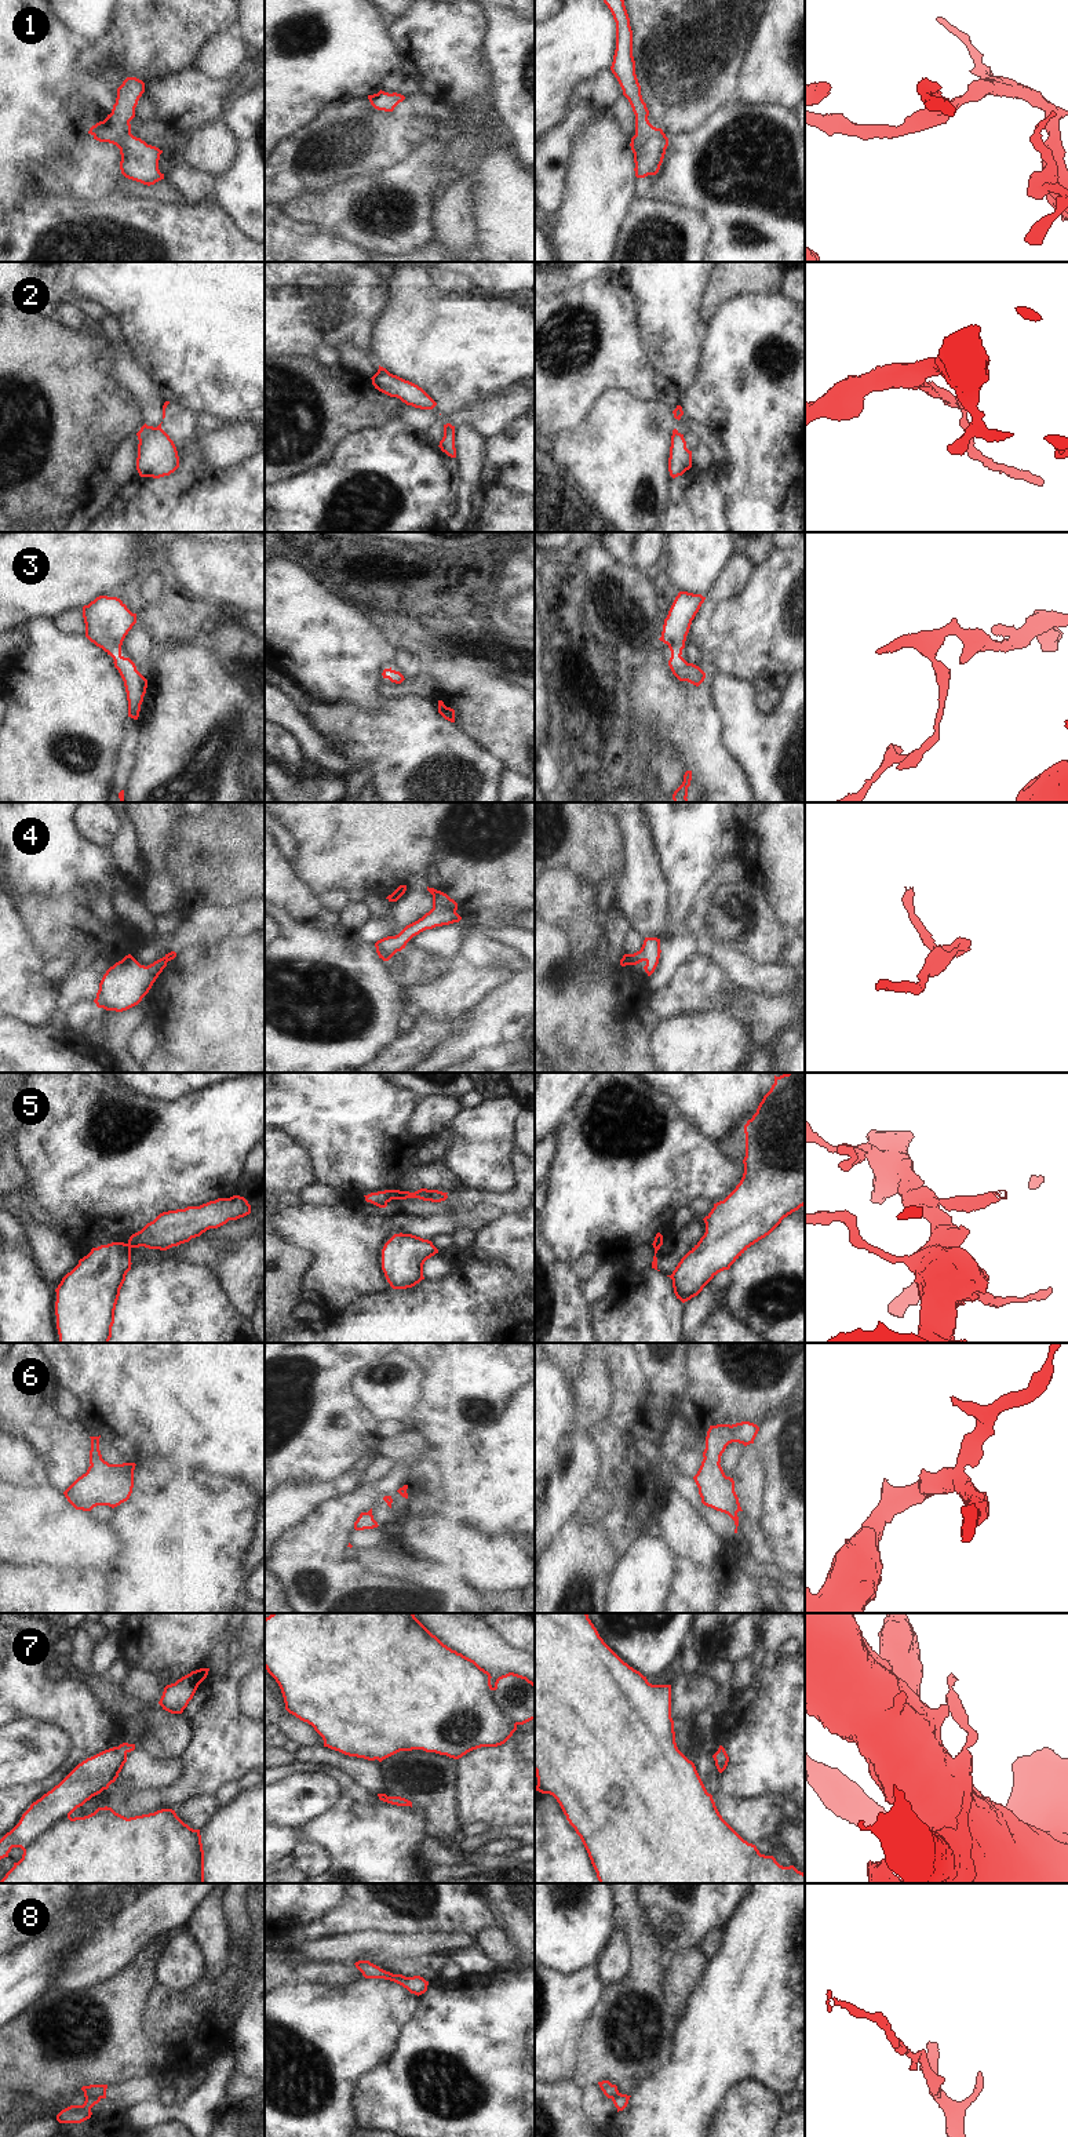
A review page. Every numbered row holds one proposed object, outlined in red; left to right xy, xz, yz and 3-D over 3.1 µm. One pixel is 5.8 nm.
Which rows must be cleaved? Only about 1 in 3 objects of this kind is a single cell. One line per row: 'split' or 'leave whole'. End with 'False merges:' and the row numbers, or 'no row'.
1: leave whole
2: split
3: leave whole
4: split
5: split
6: leave whole
7: leave whole
8: split
False merges: 2, 4, 5, 8

